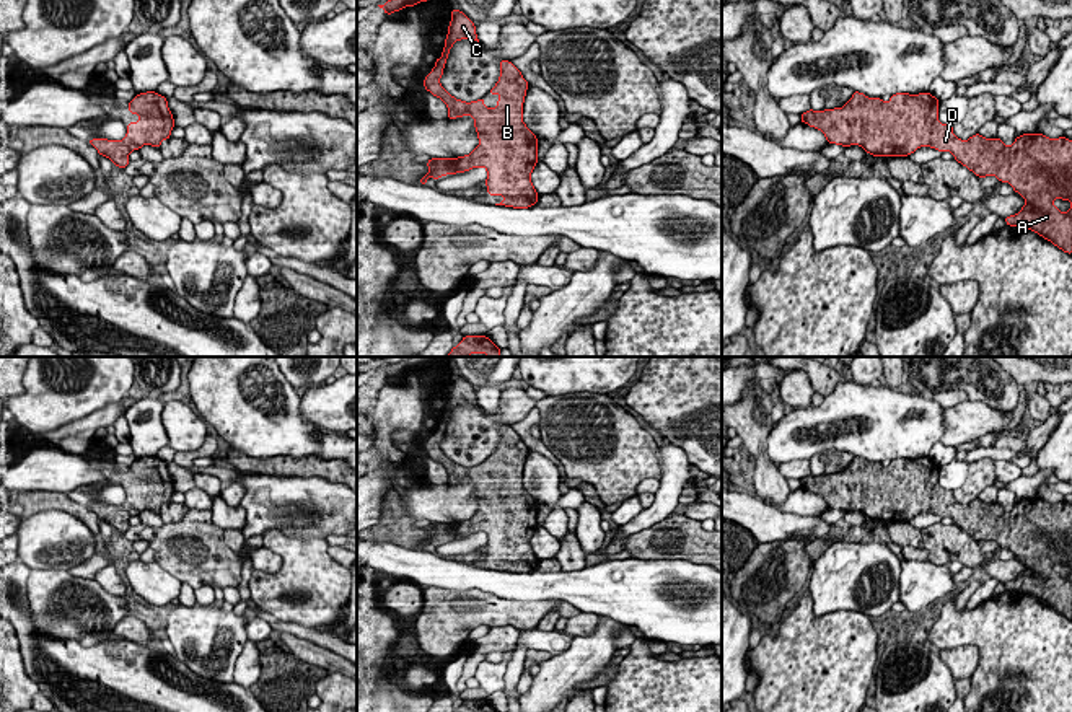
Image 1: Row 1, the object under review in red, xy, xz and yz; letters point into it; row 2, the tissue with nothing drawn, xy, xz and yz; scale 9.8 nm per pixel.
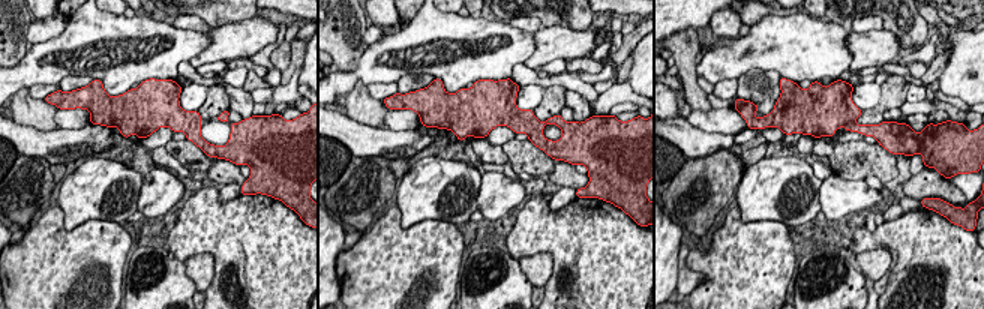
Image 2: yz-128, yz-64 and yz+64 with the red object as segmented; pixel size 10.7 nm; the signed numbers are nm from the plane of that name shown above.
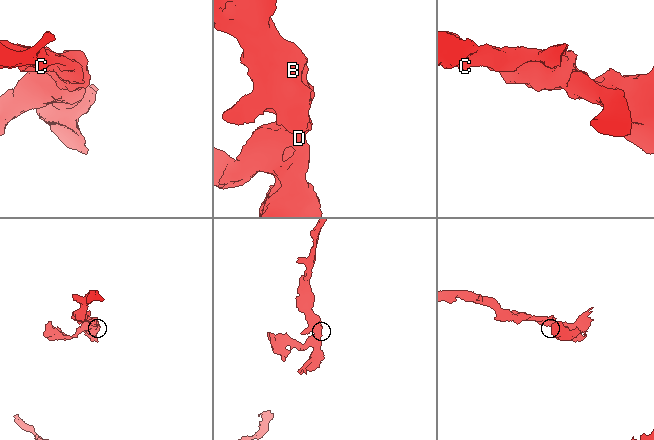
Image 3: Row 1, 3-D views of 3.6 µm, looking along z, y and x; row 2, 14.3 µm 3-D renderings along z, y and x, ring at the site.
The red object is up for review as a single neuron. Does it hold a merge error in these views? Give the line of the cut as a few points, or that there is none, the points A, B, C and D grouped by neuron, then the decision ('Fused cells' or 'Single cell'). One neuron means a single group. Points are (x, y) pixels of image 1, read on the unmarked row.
No split. Groups: A B C D. Single cell

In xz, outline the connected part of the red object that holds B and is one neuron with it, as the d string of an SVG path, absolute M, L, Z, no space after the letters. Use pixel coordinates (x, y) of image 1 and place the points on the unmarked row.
M451 375L451 386L448 391L448 399L445 404L445 412L442 422L435 425L435 432L427 438L424 451L433 461L440 463L448 472L448 484L456 484L463 481L471 481L474 484L474 492L477 497L479 510L464 521L458 523L430 523L427 526L428 538L419 546L419 549L427 549L428 543L440 544L446 539L464 538L472 533L487 534L487 559L502 560L503 565L495 570L505 570L513 574L528 574L538 569L538 557L531 547L531 538L538 528L538 502L523 487L523 468L528 455L528 446L523 438L508 425L500 425L500 442L489 459L499 459L497 471L494 474L484 471L484 463L477 466L461 466L451 461L440 448L443 433L450 419L450 414L456 406L472 404L477 406L476 389L461 376Z

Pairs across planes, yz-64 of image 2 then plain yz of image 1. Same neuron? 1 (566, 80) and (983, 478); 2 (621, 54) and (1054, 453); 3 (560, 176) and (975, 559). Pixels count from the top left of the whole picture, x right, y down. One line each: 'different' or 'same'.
1: different
2: different
3: different

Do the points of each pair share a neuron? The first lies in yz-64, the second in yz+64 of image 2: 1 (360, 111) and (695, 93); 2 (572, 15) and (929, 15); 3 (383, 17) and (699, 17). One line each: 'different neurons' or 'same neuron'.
1: same neuron
2: different neurons
3: different neurons

